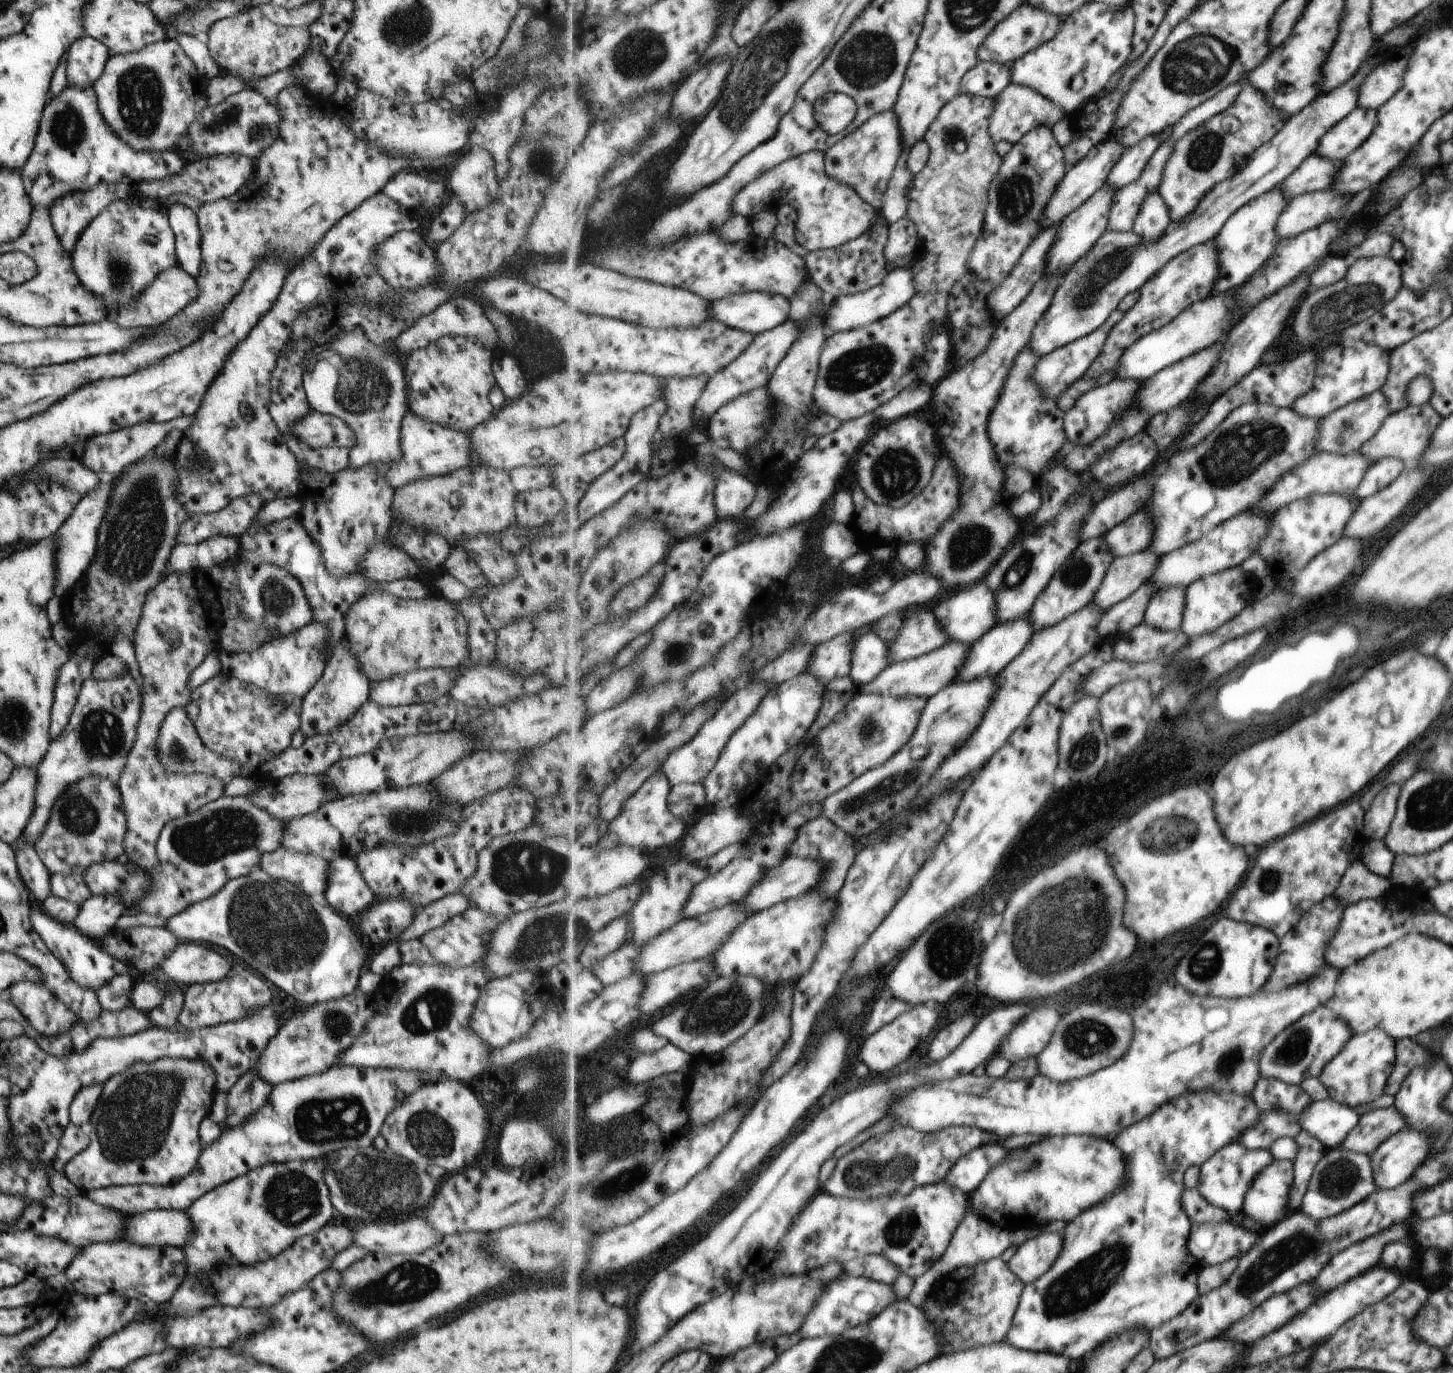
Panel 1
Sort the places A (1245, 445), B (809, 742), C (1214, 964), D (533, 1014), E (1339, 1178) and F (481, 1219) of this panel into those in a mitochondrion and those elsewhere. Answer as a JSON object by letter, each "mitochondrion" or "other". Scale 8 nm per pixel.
{"A":"mitochondrion","B":"other","C":"mitochondrion","D":"other","E":"mitochondrion","F":"other"}

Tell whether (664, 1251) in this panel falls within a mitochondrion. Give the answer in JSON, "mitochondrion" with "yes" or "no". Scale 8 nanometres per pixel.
{"mitochondrion":"no"}

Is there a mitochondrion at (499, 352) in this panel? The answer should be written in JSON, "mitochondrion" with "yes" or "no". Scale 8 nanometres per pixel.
{"mitochondrion":"no"}

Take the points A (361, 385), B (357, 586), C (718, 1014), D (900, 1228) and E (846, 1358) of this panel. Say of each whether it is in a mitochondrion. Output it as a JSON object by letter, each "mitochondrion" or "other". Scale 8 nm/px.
{"A":"mitochondrion","B":"other","C":"mitochondrion","D":"mitochondrion","E":"mitochondrion"}

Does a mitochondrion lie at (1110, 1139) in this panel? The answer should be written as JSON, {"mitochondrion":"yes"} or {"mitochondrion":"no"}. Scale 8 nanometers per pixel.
{"mitochondrion":"no"}

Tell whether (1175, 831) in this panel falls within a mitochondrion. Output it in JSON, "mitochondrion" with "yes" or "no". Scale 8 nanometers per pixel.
{"mitochondrion":"yes"}

